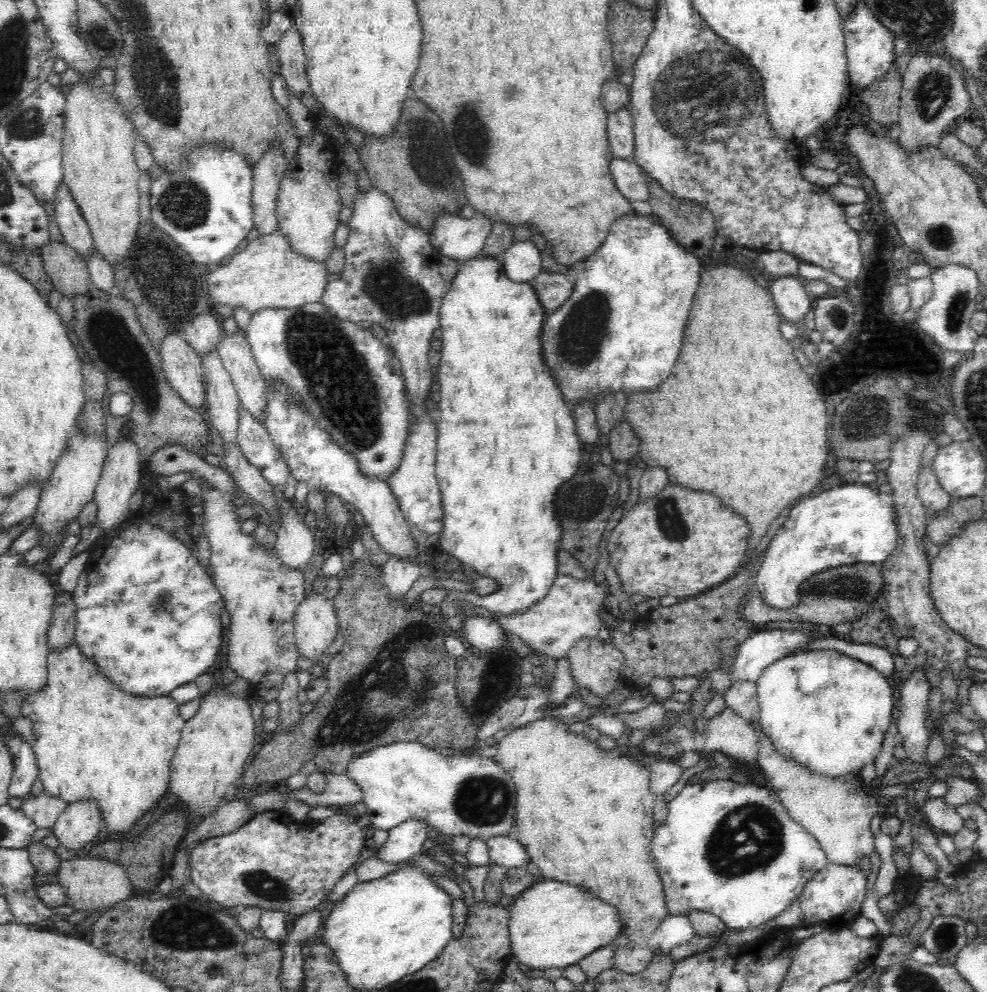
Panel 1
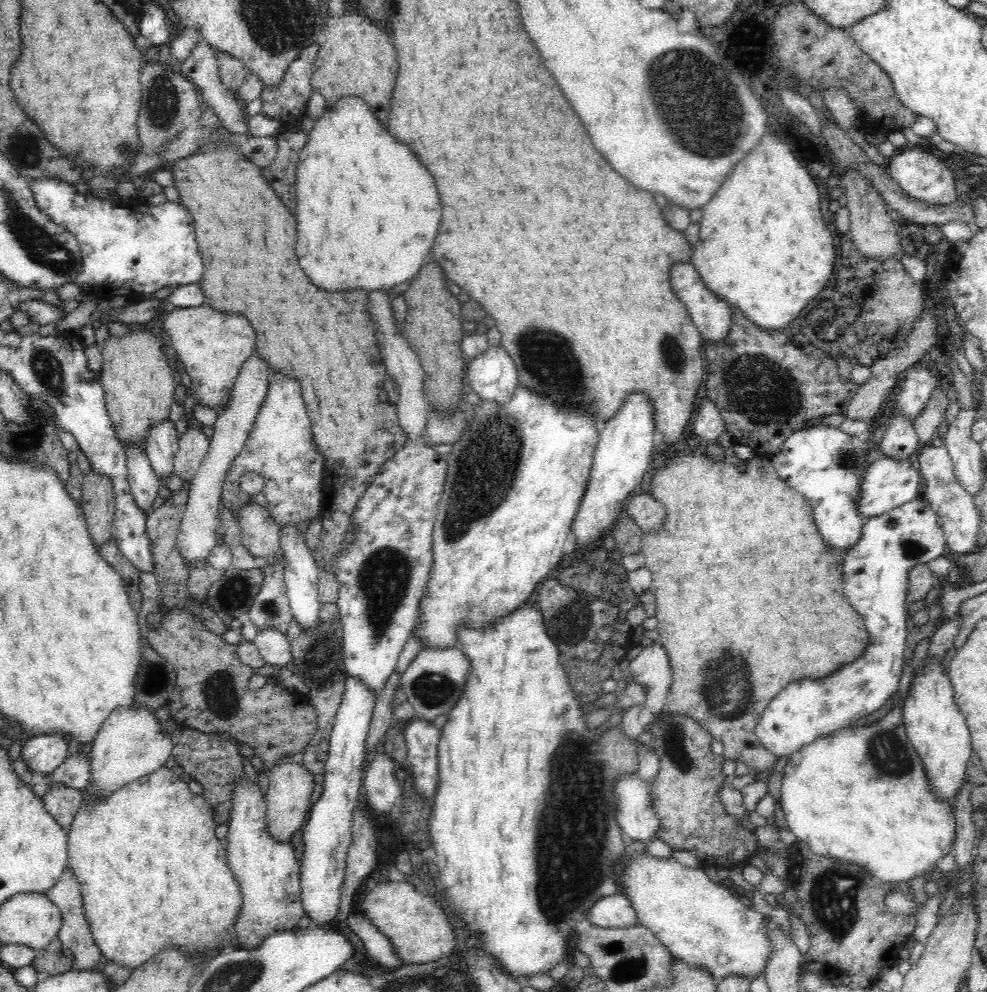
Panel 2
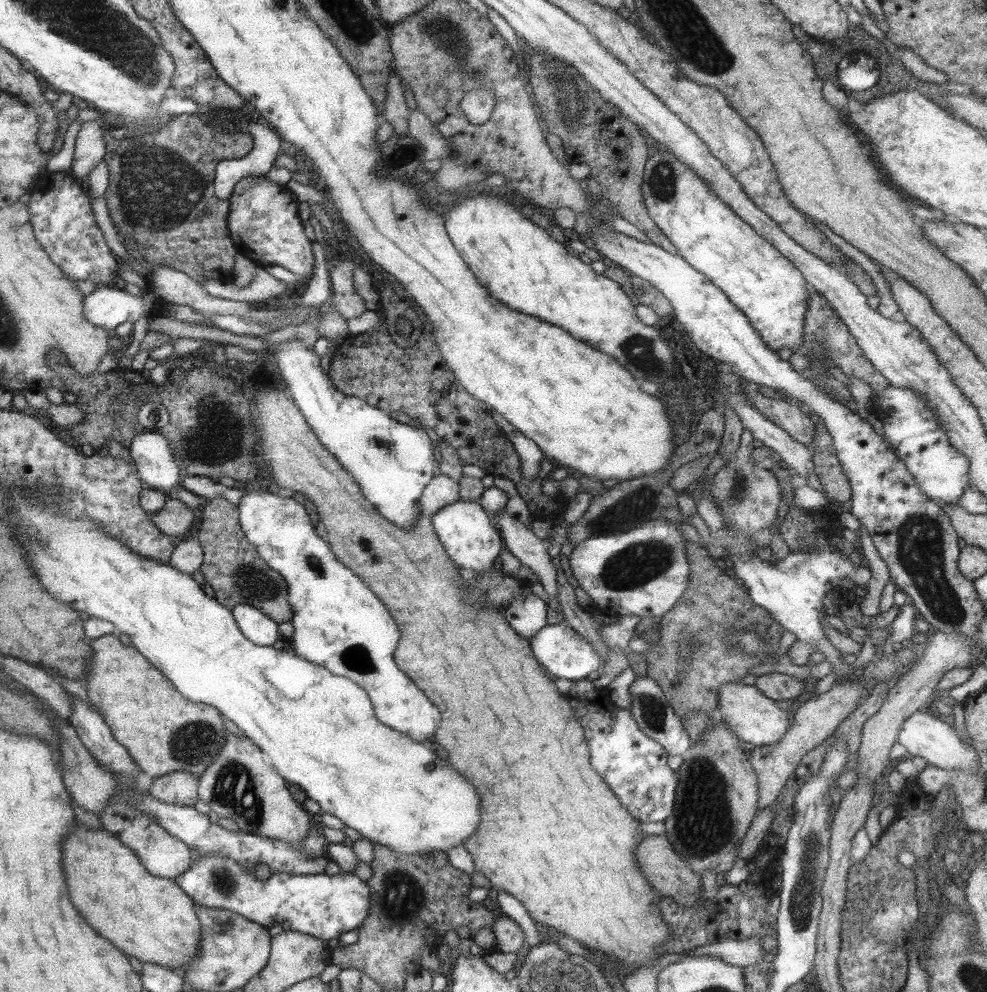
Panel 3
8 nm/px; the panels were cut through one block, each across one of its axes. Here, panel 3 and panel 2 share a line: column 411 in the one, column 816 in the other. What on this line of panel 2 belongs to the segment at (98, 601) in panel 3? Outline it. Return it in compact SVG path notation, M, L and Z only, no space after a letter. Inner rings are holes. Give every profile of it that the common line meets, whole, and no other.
M915 662L905 663L899 680L900 696L890 714L870 726L846 727L834 734L817 738L812 744L797 750L790 758L781 761L784 773L781 798L787 826L798 841L809 845L812 852L841 861L863 865L868 872L888 884L908 881L925 872L936 870L936 861L952 854L956 831L954 808L944 807L929 789L922 760L906 736L902 702L907 698L913 678Z

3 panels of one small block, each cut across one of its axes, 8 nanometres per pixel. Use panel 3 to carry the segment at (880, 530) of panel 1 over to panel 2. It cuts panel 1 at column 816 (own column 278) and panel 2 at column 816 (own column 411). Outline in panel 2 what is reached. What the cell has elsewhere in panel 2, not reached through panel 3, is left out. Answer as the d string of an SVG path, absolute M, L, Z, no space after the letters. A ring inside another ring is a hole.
M923 497L864 519L861 535L847 550L843 554L844 564L841 564L841 590L865 622L869 643L856 660L837 666L828 678L804 678L788 684L764 708L754 734L761 747L778 757L778 762L809 746L817 738L828 736L838 728L850 727L856 718L878 710L897 692L908 634L908 572L916 564L949 554L936 513Z

